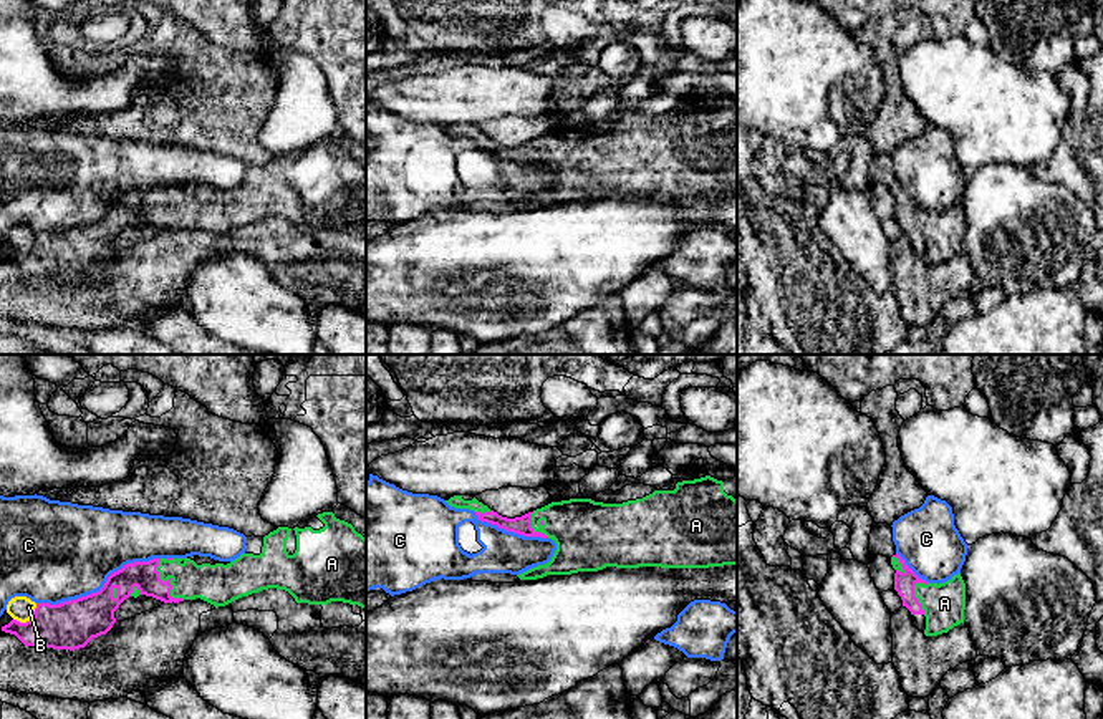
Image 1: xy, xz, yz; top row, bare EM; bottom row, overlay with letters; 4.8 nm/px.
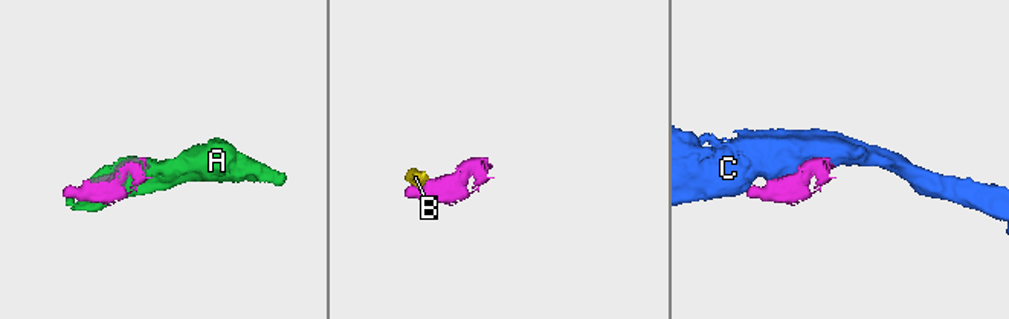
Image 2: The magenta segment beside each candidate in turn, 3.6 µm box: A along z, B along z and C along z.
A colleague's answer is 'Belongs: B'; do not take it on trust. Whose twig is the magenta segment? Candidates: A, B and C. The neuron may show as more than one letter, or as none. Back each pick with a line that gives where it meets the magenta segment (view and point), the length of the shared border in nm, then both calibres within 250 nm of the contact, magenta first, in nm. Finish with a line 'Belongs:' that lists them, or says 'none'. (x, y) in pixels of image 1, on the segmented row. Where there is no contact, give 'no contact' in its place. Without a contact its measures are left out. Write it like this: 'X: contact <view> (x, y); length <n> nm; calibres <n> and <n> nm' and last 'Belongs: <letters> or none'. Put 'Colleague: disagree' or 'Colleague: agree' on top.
Colleague: disagree
A: contact xy (169, 582); length 240 nm; calibres 140 and 200 nm
Belongs: A

